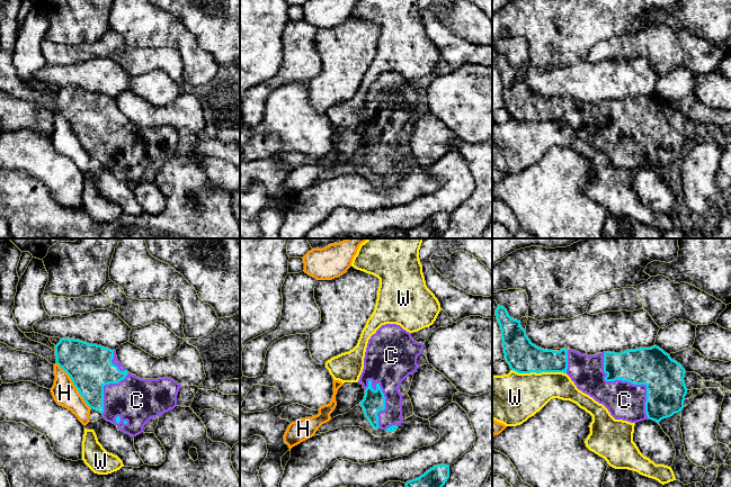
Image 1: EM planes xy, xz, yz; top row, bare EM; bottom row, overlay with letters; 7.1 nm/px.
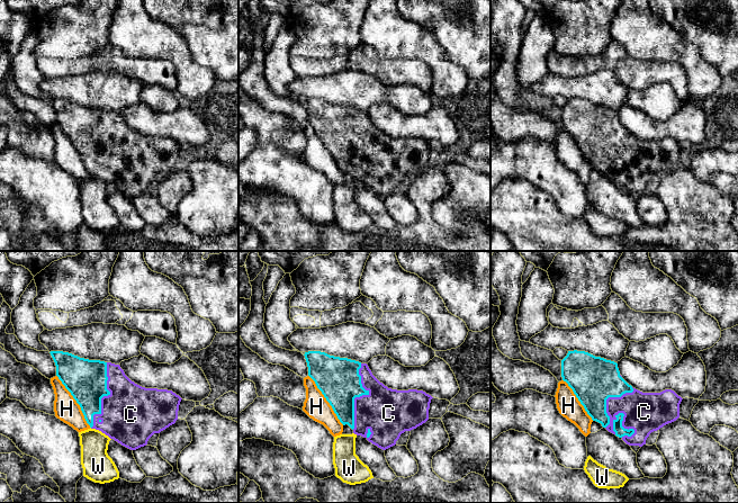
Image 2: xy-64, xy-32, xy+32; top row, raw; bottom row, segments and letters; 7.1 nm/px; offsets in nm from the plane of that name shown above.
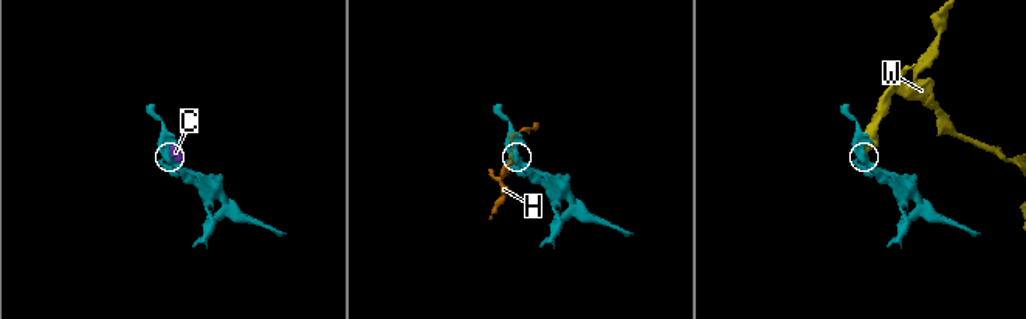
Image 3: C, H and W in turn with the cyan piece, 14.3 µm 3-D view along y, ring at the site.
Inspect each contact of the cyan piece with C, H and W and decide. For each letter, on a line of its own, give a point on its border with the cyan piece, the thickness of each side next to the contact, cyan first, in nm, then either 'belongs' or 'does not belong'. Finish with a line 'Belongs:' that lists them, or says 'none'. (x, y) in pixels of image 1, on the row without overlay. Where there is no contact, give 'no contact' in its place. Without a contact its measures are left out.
C: contact yz (629, 129); calibres 280 and 280 nm; belongs
H: contact xy (74, 133); calibres 320 and 180 nm; does not belong
W: contact yz (538, 120); calibres 240 and 360 nm; does not belong
Belongs: C

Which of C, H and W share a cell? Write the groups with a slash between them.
C / H / W

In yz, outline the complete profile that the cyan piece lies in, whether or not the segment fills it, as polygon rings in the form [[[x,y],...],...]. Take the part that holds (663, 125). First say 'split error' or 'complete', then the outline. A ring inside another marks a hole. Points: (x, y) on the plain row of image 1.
split error | [[[498,53],[496,63],[501,78],[505,108],[511,118],[518,121],[567,121],[579,138],[603,152],[615,168],[631,171],[652,168],[659,171],[683,159],[688,138],[684,129],[686,119],[659,94],[596,103],[581,102],[570,97],[544,98],[531,90],[520,69],[511,66],[503,54]]]

